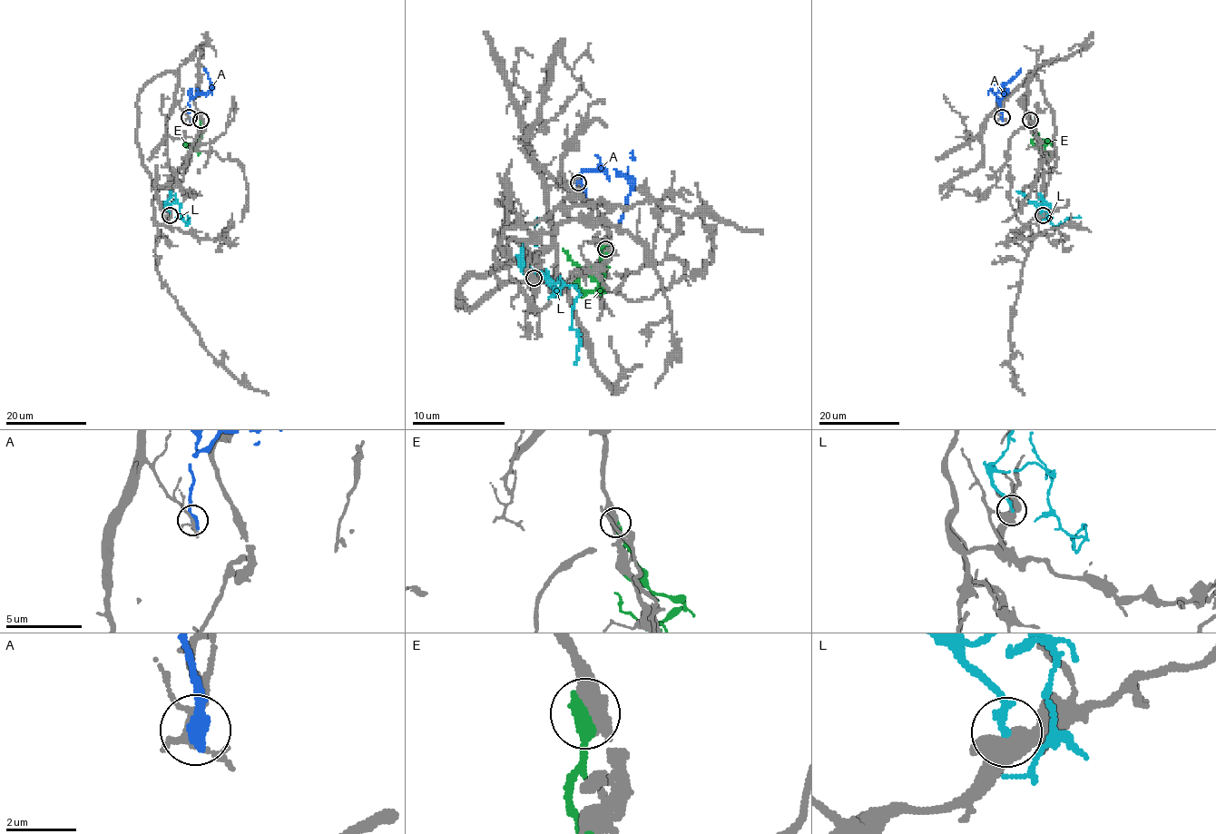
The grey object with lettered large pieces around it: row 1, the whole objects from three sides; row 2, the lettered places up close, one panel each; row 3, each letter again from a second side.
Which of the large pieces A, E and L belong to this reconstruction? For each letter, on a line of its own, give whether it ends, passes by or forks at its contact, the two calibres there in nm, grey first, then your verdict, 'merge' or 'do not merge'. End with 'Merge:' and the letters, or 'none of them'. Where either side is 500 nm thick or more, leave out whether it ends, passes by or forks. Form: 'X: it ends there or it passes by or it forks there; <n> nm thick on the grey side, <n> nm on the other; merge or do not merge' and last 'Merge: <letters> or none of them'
A: it ends there; 140 nm thick on the grey side, 480 nm on the other; do not merge
E: 420 nm thick on the grey side, 550 nm on the other; do not merge
L: it ends there; 440 nm thick on the grey side, 200 nm on the other; do not merge
Merge: none of them

